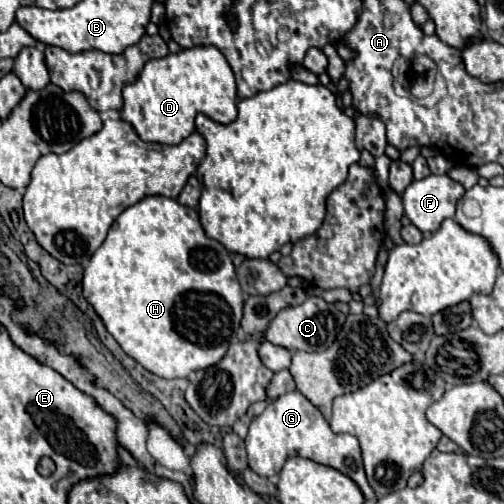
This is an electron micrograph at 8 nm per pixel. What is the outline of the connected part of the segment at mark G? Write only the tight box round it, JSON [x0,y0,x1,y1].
[244,390,376,500]

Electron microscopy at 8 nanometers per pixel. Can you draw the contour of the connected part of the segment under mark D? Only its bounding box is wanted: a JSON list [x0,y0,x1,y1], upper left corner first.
[120,46,238,146]

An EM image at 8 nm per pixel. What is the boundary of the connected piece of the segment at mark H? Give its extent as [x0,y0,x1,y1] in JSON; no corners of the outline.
[82,196,242,378]

